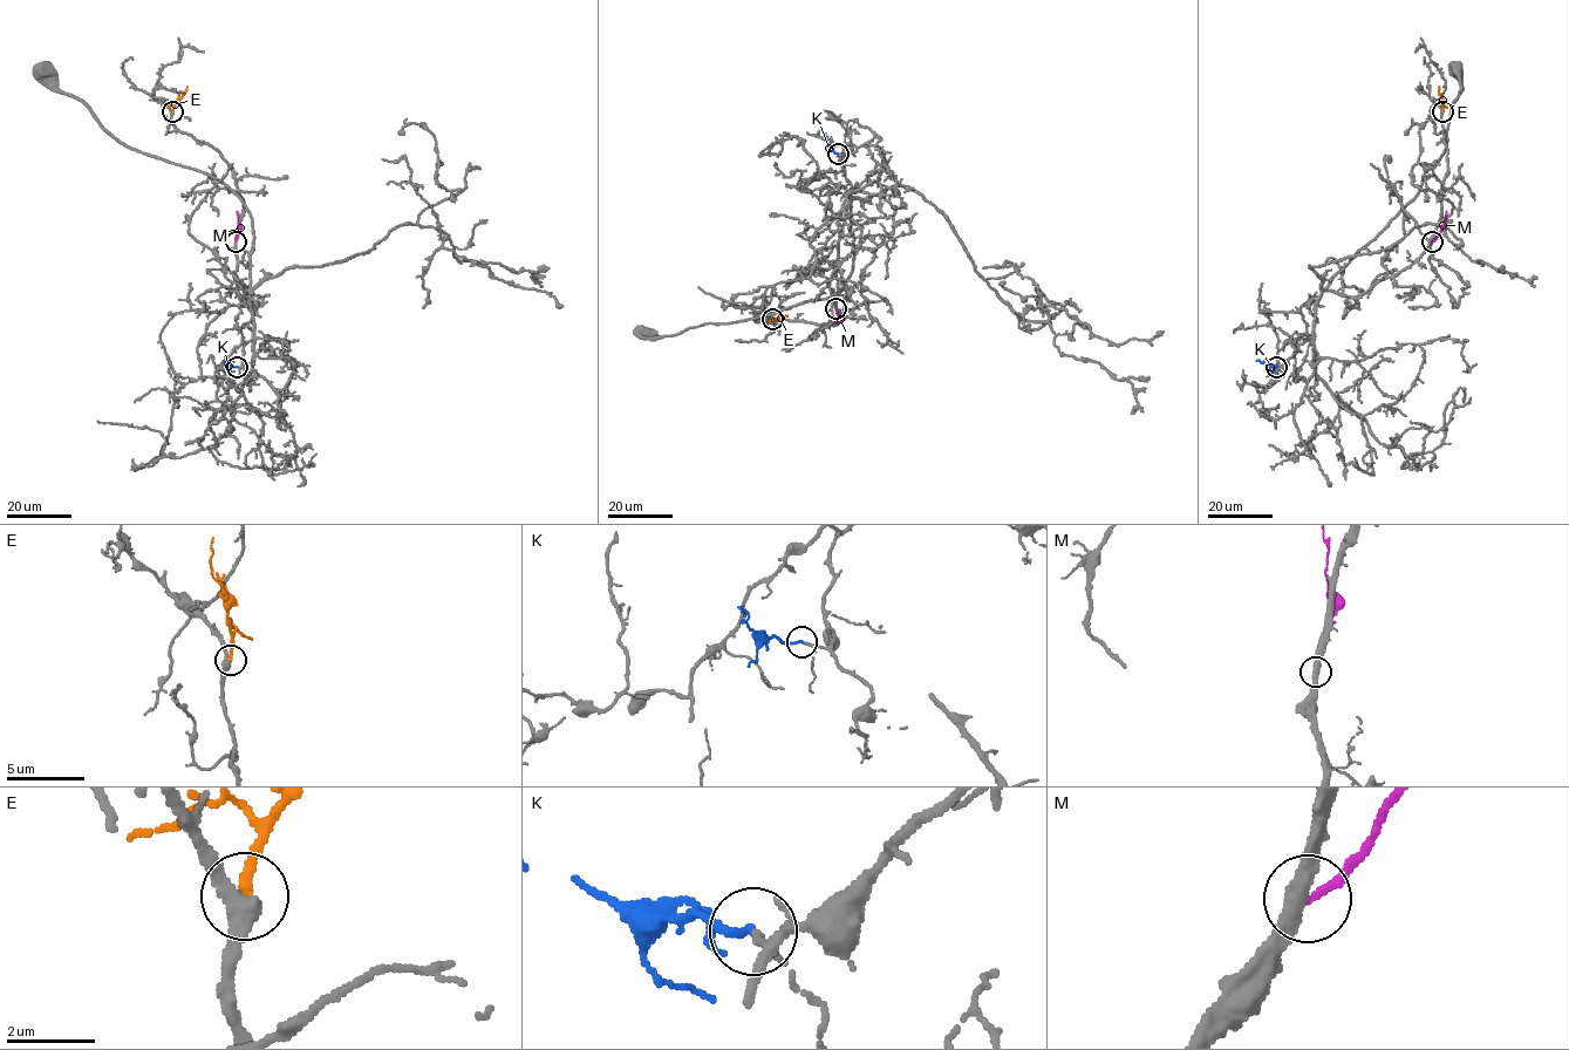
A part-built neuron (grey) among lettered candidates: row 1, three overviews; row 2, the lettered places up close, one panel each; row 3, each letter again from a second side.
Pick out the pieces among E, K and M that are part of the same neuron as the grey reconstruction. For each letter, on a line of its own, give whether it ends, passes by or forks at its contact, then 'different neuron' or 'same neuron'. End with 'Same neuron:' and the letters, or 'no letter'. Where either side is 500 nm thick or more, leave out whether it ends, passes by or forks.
E: it ends; same neuron
K: it ends; same neuron
M: it ends; different neuron
Same neuron: E, K

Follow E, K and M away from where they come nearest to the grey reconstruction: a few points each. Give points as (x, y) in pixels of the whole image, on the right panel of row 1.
E: (1443, 111), (1439, 86)
K: (1277, 367), (1256, 360)
M: (1432, 241), (1441, 230), (1446, 211)

